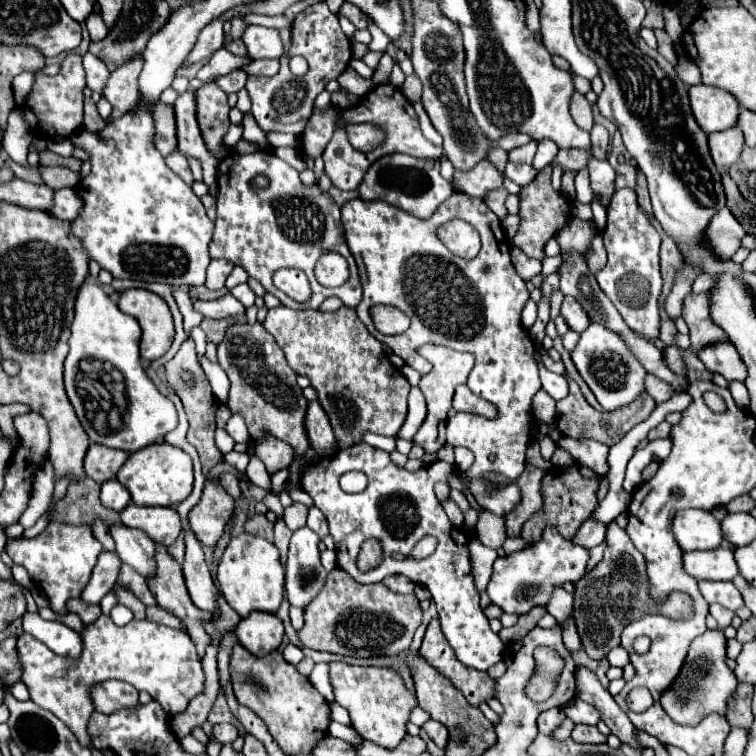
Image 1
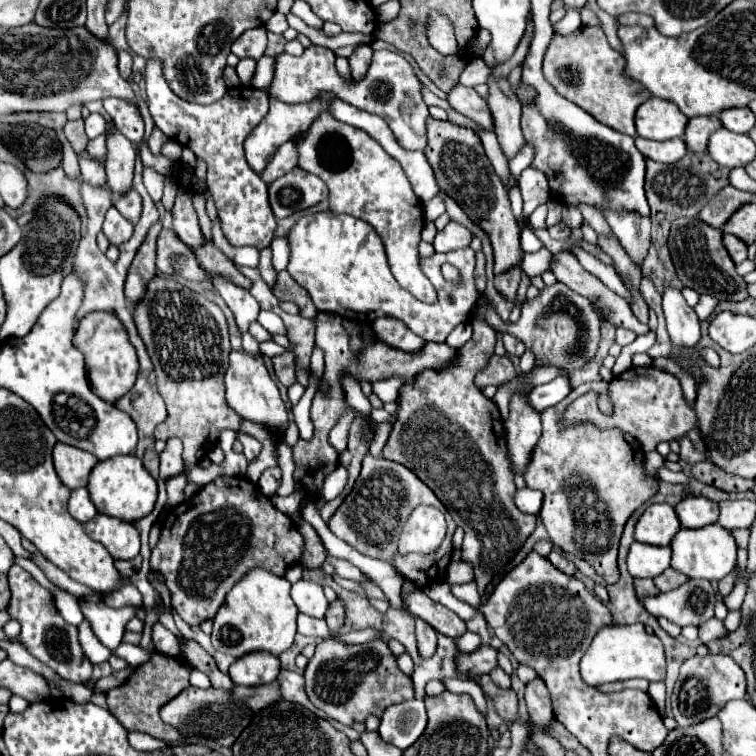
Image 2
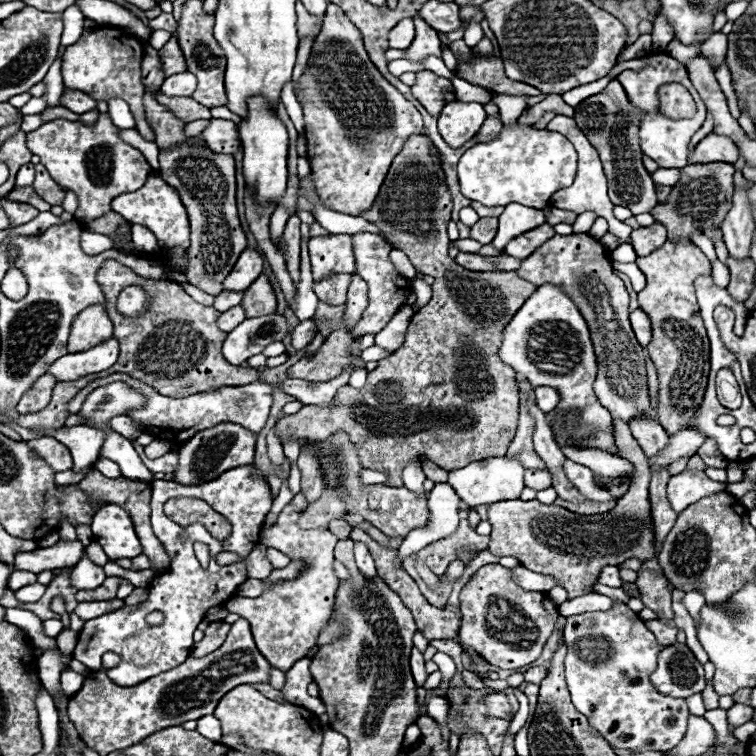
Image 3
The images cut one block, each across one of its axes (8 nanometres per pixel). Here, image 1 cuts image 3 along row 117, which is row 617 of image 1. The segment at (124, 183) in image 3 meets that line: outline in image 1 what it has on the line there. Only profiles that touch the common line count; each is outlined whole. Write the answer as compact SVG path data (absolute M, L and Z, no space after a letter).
M100 616L94 624L84 628L82 640L84 650L78 660L54 656L52 650L44 648L40 640L28 634L18 638L16 650L24 664L22 680L28 686L30 700L40 708L50 710L68 728L72 728L72 734L84 748L92 748L90 736L86 734L86 722L94 712L88 692L96 682L116 678L132 684L136 690L146 690L170 716L182 712L188 706L188 700L202 692L204 672L190 636L182 630L148 620L132 620L120 628L110 620L110 616Z

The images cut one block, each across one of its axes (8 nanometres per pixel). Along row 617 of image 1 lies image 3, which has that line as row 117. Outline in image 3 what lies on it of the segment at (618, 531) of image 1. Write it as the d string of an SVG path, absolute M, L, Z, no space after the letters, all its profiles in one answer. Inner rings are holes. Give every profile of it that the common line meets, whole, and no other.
M612 80L602 92L588 96L574 108L574 120L578 122L578 128L586 134L586 138L598 150L600 160L604 164L610 200L618 206L630 208L634 216L650 212L658 204L650 172L642 164L644 154L640 152L640 144L636 140L636 128L642 116L644 112L640 112L640 108L636 108L628 100L618 80ZM676 82L664 84L664 88L660 88L658 102L660 102L658 104L660 114L664 114L664 116L668 116L672 120L696 114L694 98L690 96L690 92L684 86L680 86Z

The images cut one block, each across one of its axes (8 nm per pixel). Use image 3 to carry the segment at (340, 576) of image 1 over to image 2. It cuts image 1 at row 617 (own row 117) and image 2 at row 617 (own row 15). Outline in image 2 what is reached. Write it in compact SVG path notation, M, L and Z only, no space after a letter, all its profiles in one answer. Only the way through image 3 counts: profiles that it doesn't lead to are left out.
M336 600L328 608L328 612L326 612L326 624L328 624L330 632L334 632L334 634L342 628L342 624L344 624L344 606L342 606L340 600Z

